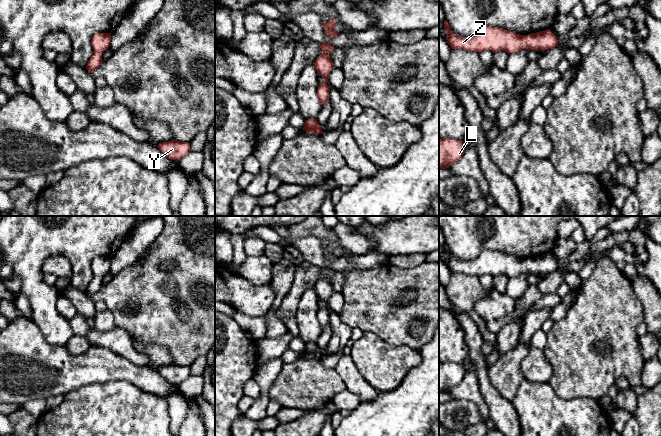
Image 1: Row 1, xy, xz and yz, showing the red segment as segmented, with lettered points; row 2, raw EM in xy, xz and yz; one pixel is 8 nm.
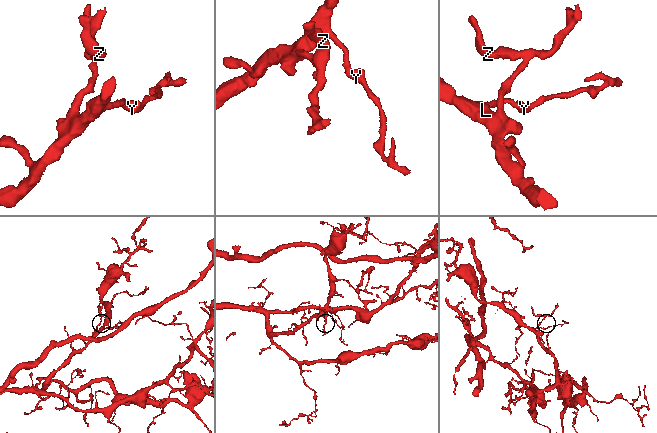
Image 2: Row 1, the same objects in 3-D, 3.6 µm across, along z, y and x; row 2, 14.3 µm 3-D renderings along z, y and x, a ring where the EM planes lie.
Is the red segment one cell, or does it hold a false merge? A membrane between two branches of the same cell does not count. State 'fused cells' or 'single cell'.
fused cells

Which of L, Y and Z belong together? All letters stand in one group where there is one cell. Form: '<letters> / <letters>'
L Y / Z

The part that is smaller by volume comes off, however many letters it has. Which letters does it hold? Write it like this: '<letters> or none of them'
Z

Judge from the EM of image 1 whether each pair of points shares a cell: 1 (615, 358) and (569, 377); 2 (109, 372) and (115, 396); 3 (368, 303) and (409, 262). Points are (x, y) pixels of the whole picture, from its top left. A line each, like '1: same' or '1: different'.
1: same
2: different
3: different

